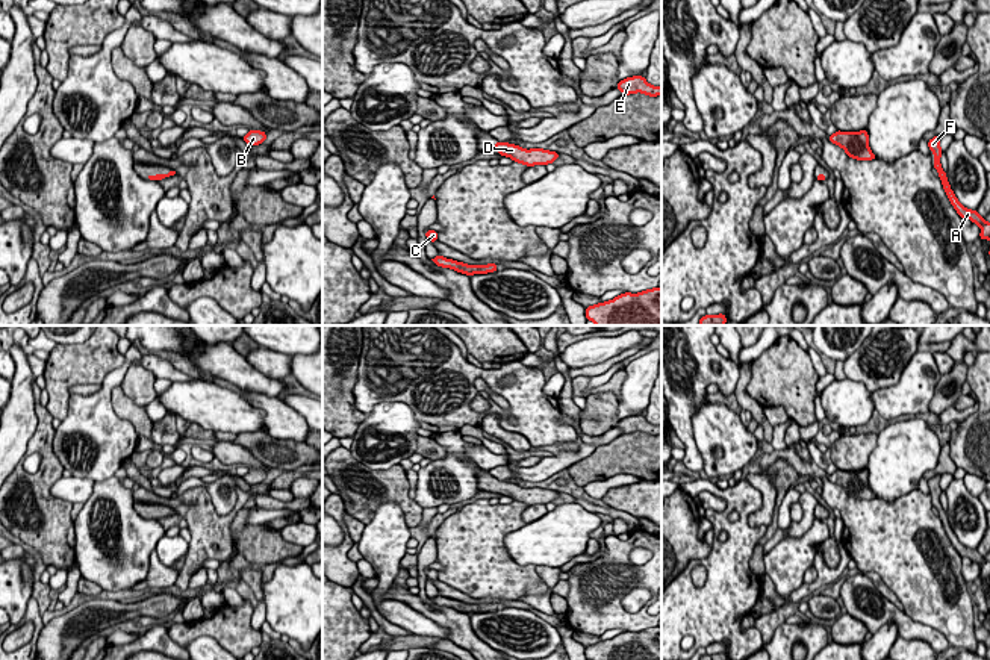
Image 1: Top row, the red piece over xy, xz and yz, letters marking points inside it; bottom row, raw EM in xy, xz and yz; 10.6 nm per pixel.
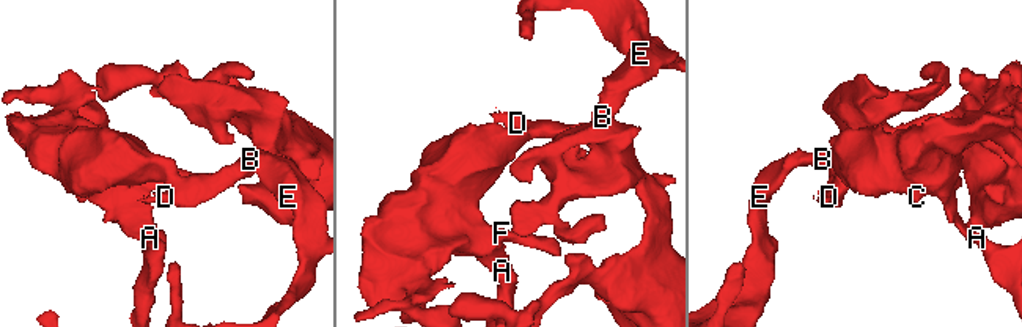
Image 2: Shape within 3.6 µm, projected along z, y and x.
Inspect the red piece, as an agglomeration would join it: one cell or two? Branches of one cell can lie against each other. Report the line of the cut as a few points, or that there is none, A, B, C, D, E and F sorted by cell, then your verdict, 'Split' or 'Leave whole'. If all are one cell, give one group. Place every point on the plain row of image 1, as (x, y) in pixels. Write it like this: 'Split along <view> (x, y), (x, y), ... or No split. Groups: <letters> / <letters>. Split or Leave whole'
No split. Groups: A B C D E F. Leave whole

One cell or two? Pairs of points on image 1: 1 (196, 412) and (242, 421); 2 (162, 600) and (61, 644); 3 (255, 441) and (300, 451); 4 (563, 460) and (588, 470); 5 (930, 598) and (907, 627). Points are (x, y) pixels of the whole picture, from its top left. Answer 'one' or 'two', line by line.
1: one
2: one
3: one
4: two
5: two

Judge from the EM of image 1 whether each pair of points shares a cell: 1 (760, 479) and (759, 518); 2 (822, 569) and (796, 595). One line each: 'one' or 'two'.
1: one
2: one

